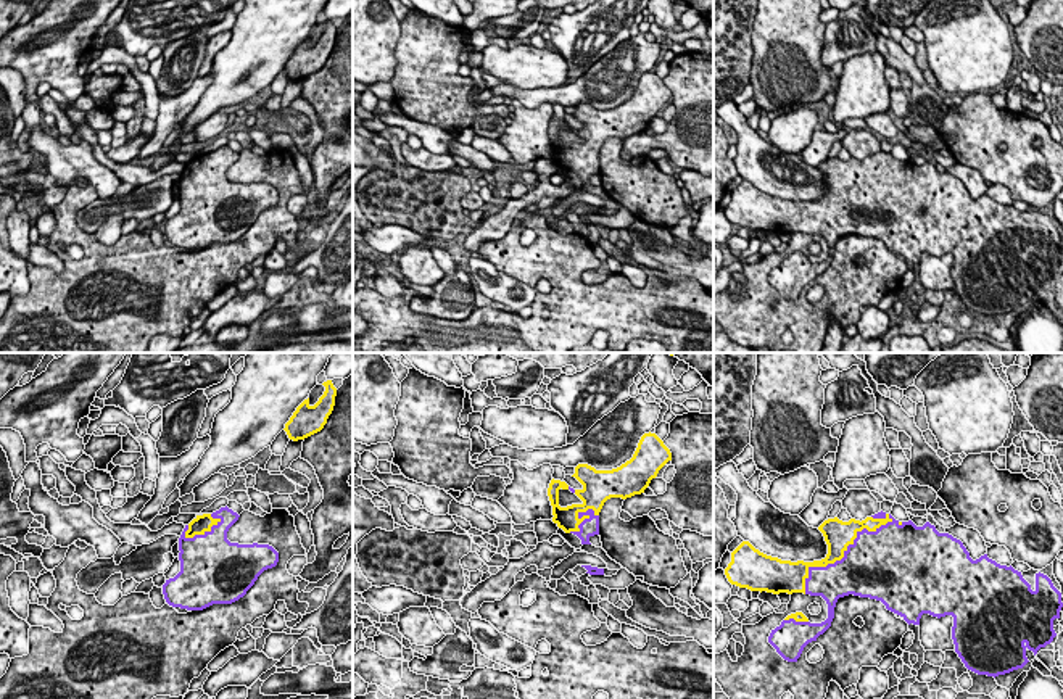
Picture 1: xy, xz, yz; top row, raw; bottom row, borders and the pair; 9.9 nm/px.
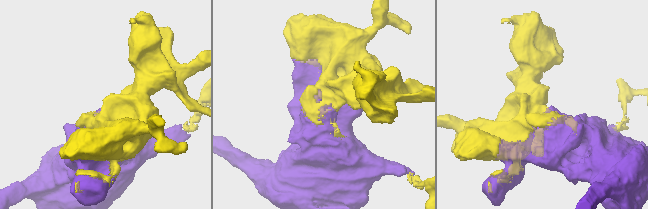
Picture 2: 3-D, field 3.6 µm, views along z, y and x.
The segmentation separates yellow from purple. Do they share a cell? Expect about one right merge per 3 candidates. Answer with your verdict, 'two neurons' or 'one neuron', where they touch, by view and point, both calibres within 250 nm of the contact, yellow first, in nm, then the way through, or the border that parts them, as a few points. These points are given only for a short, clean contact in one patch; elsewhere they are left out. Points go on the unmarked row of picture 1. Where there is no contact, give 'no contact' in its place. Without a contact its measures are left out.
one neuron; contact yz (843, 195); calibres 280 and 480 nm

